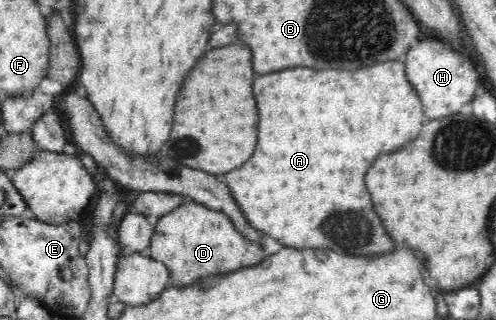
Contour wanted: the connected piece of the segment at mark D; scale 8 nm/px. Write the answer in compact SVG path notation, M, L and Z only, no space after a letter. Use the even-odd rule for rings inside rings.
M162 191L142 192L133 200L132 206L130 207L137 214L144 215L147 221L154 227L154 234L146 254L151 258L155 258L157 261L162 261L167 266L168 272L170 273L167 288L193 285L198 279L213 277L221 273L231 273L235 269L254 266L266 258L262 246L245 239L245 237L241 237L241 233L233 227L234 223L229 221L229 216L223 215L219 210L209 209L205 205L193 201L186 202L184 196Z

